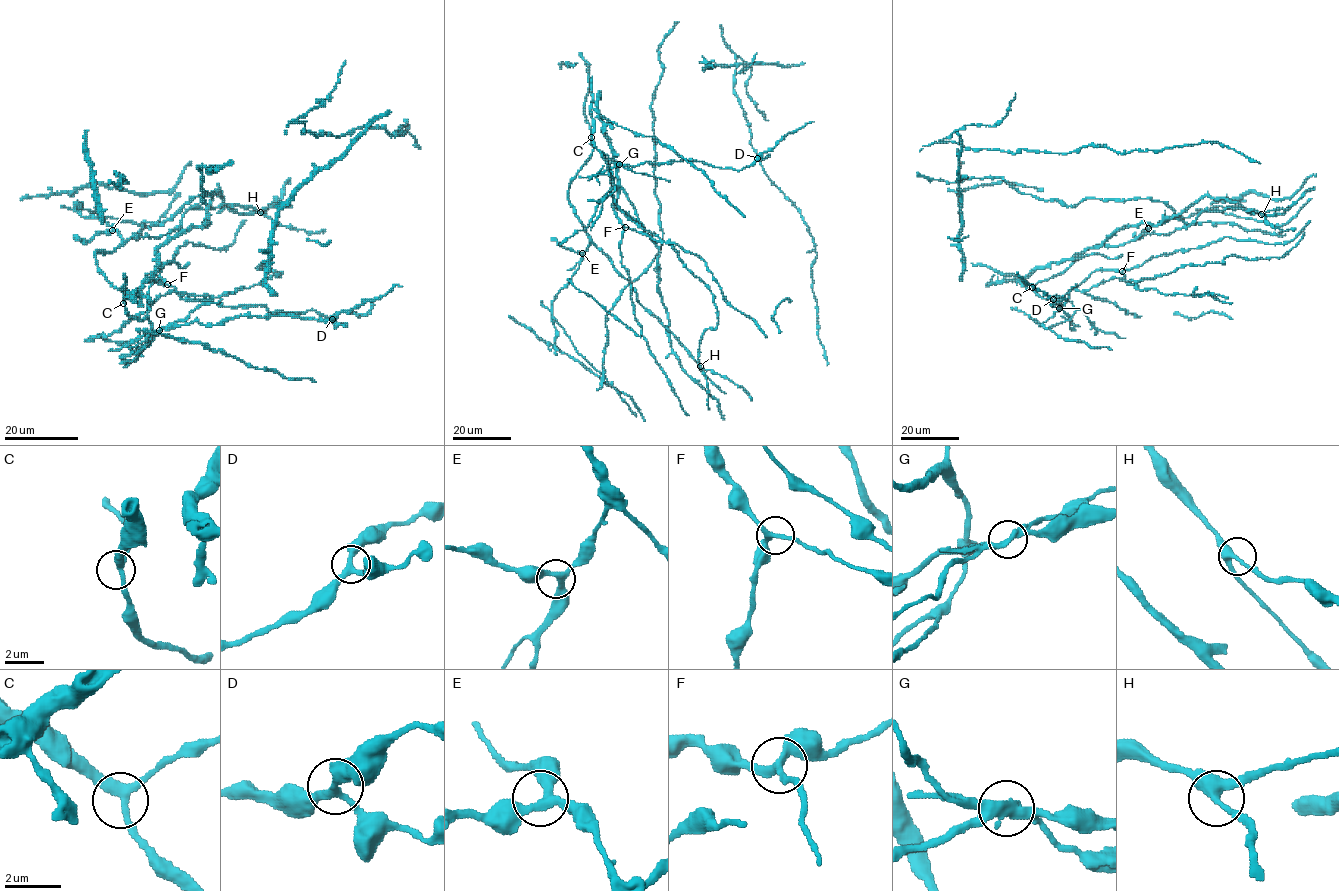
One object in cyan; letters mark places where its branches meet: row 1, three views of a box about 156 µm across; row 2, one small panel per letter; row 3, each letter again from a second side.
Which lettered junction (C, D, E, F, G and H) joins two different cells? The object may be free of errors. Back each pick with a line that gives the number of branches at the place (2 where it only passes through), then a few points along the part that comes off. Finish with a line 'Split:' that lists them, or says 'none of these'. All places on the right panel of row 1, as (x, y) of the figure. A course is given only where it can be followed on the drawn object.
G: 3 branches meet; foreign part runs (1059, 308), (1068, 300), (1068, 293), (1076, 284)
Split: G

